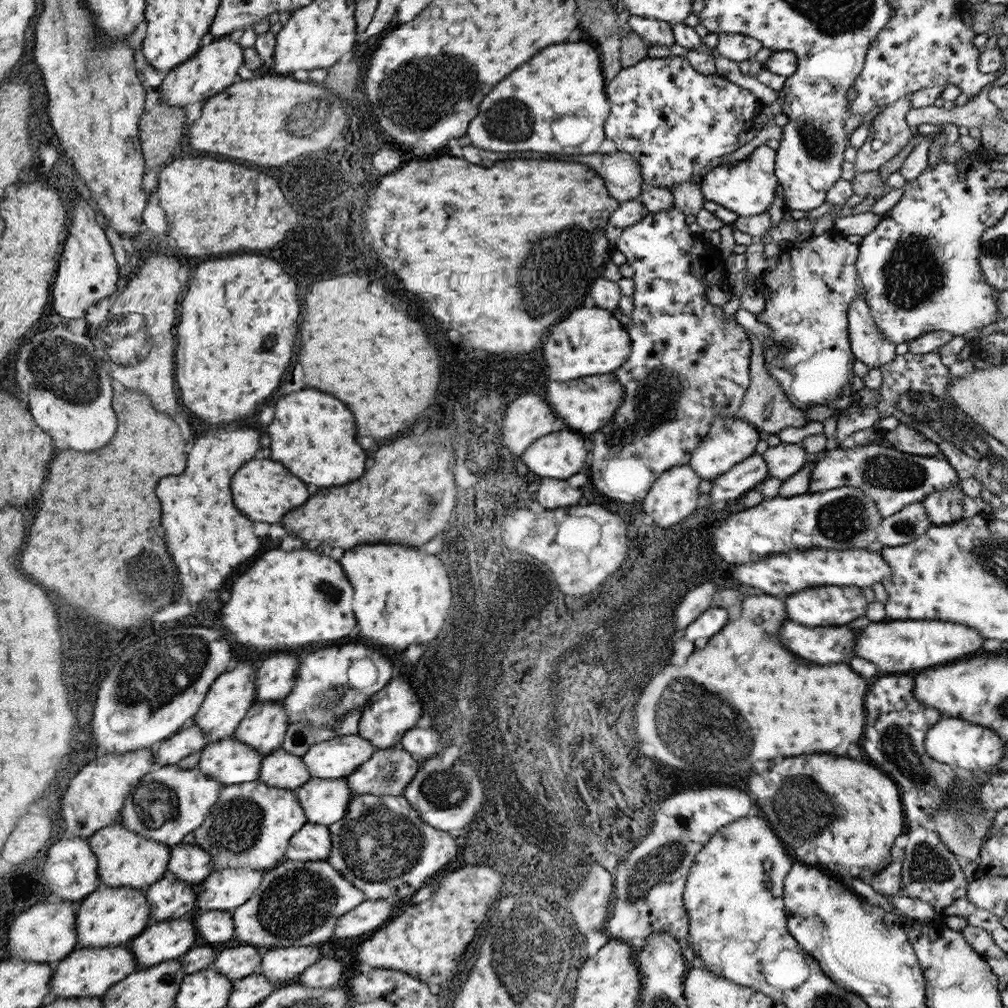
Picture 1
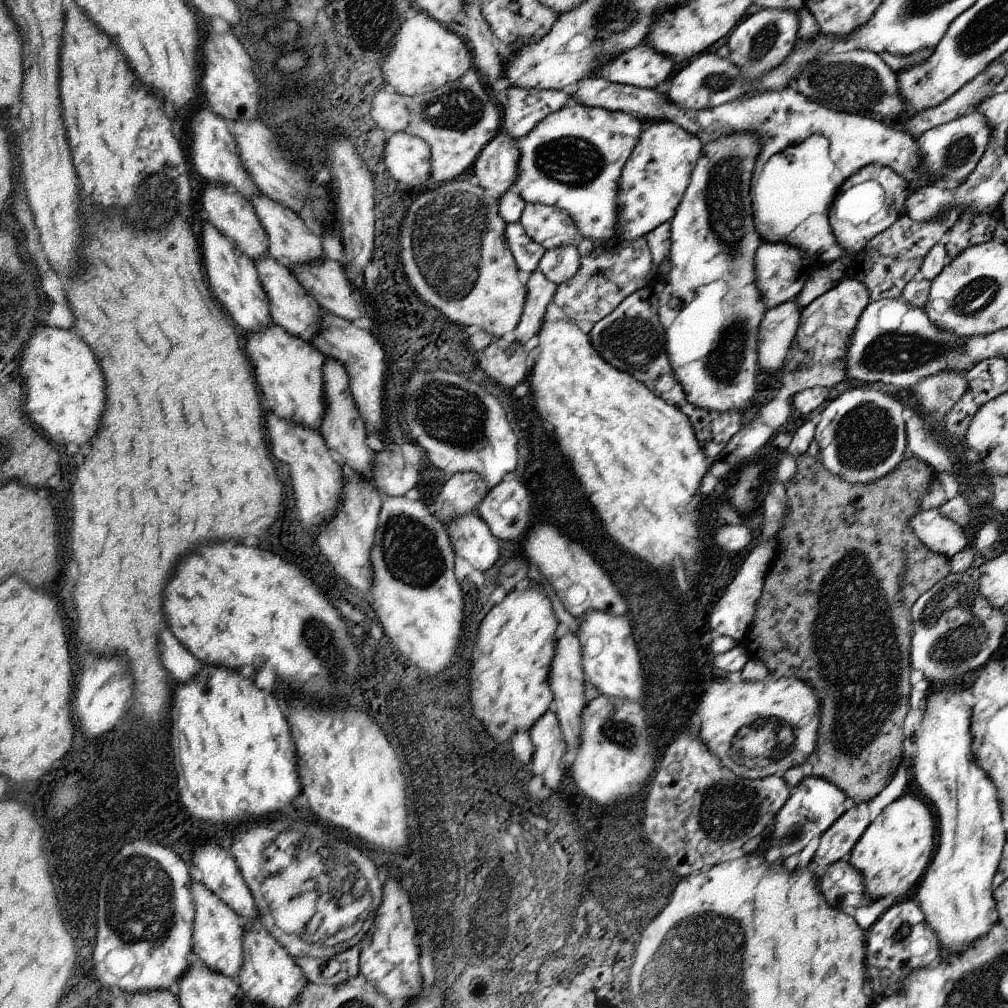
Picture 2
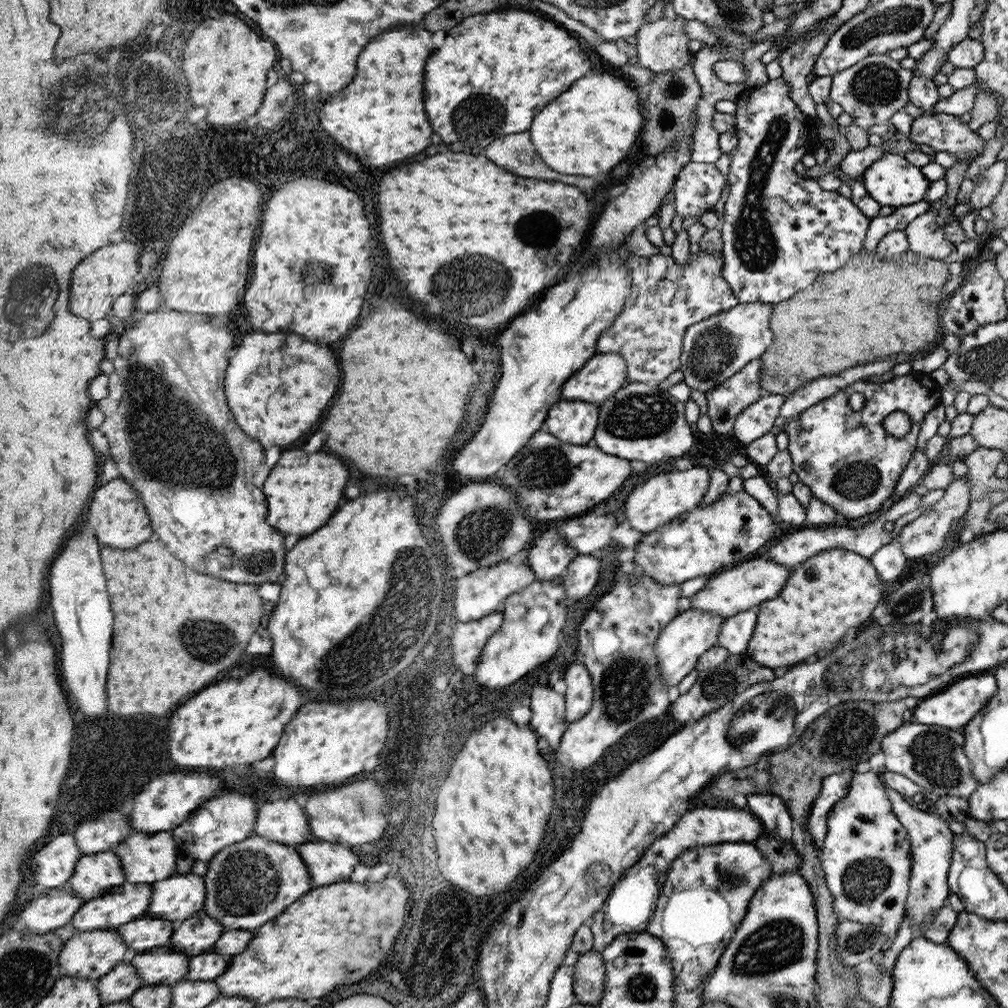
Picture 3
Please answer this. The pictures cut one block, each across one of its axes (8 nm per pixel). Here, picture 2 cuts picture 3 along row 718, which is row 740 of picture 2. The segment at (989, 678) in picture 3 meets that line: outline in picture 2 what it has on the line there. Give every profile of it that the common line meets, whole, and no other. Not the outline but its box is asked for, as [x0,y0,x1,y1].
[909,682,1007,956]

